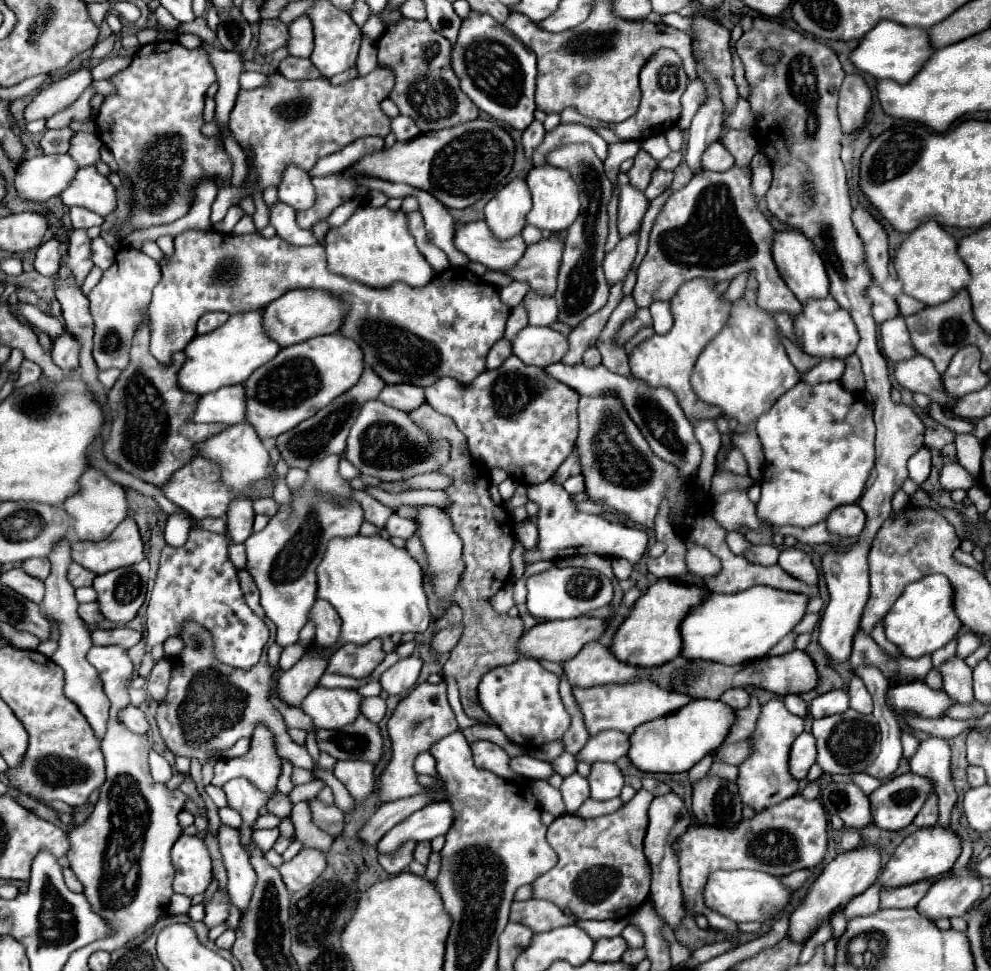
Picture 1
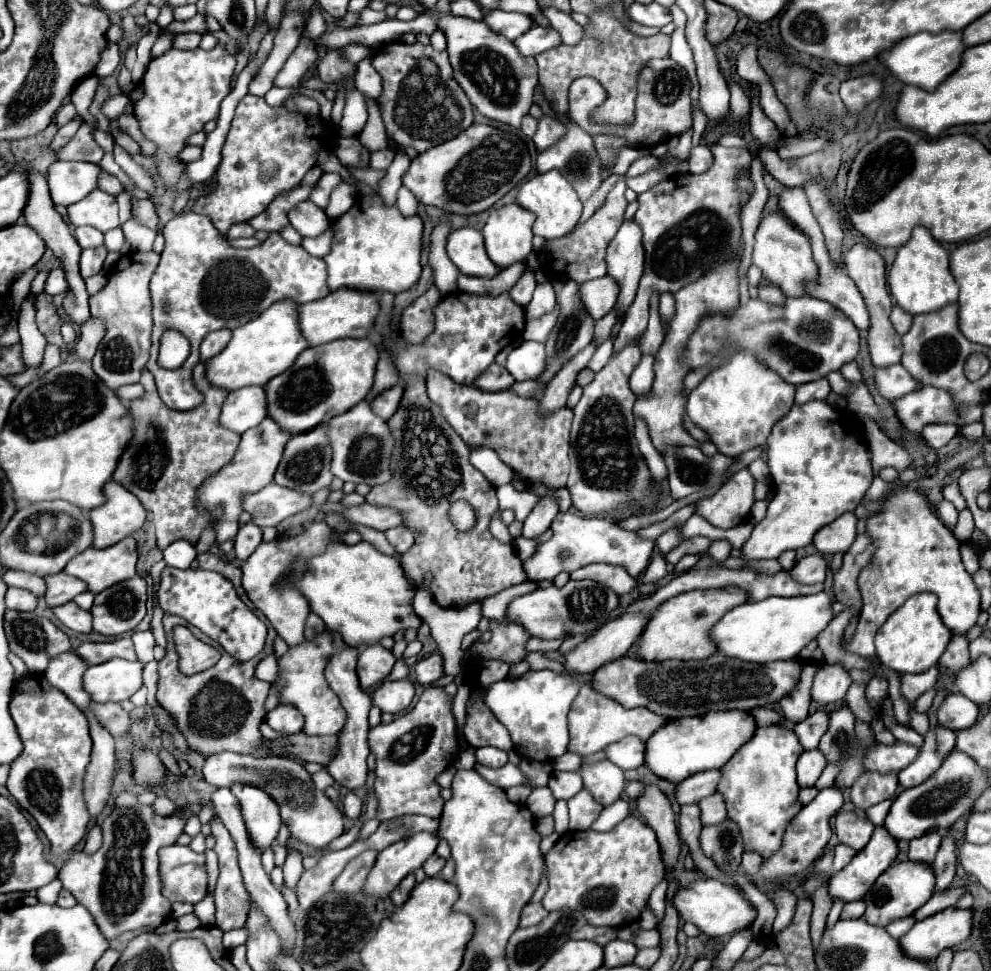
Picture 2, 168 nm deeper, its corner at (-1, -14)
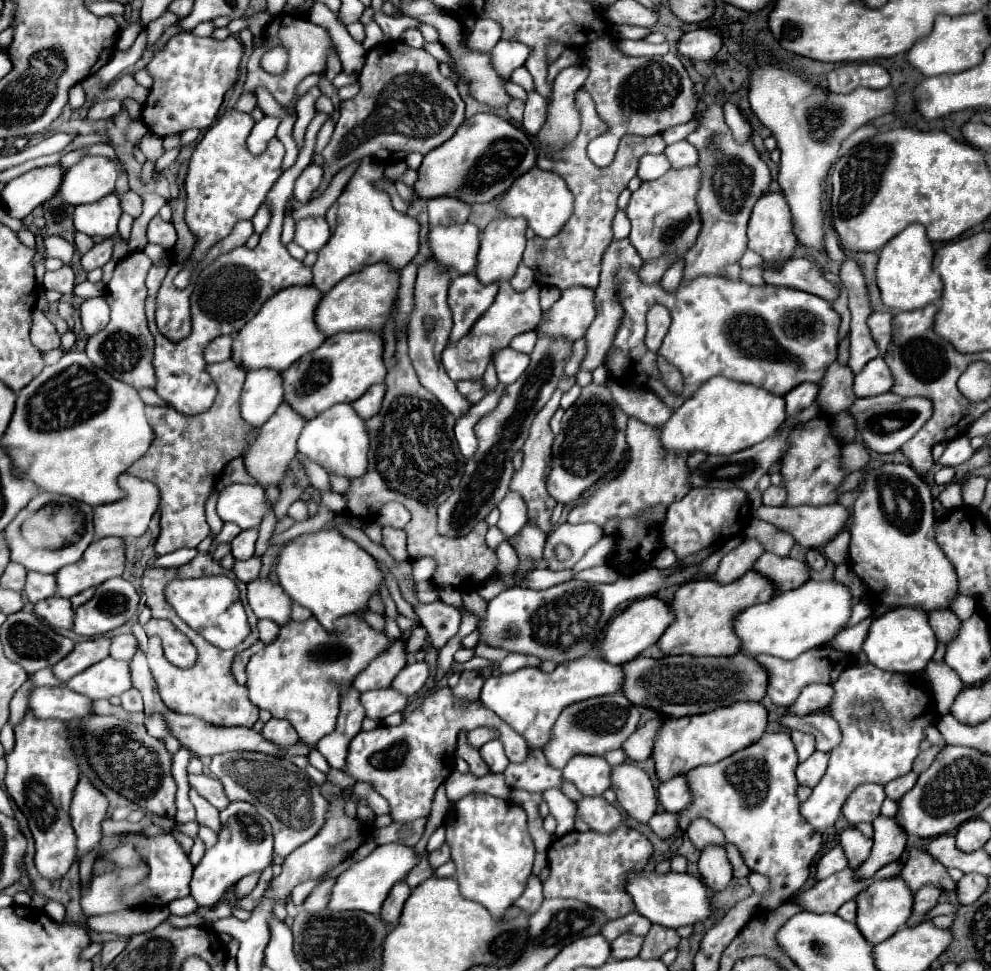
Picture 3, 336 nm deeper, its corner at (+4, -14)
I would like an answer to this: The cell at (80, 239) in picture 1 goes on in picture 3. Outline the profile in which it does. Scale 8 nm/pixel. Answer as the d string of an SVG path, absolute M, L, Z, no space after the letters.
M103 240L99 244L95 244L83 258L81 258L81 266L85 270L93 270L93 268L101 268L105 266L109 260L111 260L111 254L113 254L113 246L115 242L113 240Z

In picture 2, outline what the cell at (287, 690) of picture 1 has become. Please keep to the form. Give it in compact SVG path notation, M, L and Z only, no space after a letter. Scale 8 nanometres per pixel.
M278 704L274 710L268 712L266 724L270 728L278 730L278 732L296 734L296 732L302 732L304 718L302 718L302 714L294 706L290 706L290 704Z

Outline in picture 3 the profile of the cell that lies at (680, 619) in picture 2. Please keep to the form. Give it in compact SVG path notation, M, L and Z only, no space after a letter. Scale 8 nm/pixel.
M751 570L731 584L717 584L715 580L691 580L685 582L671 602L675 612L675 620L665 634L659 638L657 646L665 654L687 652L693 656L733 656L741 652L741 640L735 634L735 614L741 610L755 606L759 602L769 602L773 598L773 586L769 586L769 578L761 578L761 574L753 574Z

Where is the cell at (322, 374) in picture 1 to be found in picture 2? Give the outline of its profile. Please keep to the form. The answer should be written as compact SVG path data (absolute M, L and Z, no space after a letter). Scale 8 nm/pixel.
M334 340L316 348L306 348L296 364L274 376L266 386L266 414L274 418L286 432L302 434L318 424L350 410L366 398L374 384L374 372L378 362L378 348L368 340Z

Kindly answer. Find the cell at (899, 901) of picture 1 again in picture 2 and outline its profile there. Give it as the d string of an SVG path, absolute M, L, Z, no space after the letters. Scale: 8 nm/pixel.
M948 888L948 890L942 890L942 892L934 892L934 896L912 914L912 918L924 920L924 918L948 908L948 906L954 906L962 892L964 892L964 888Z

